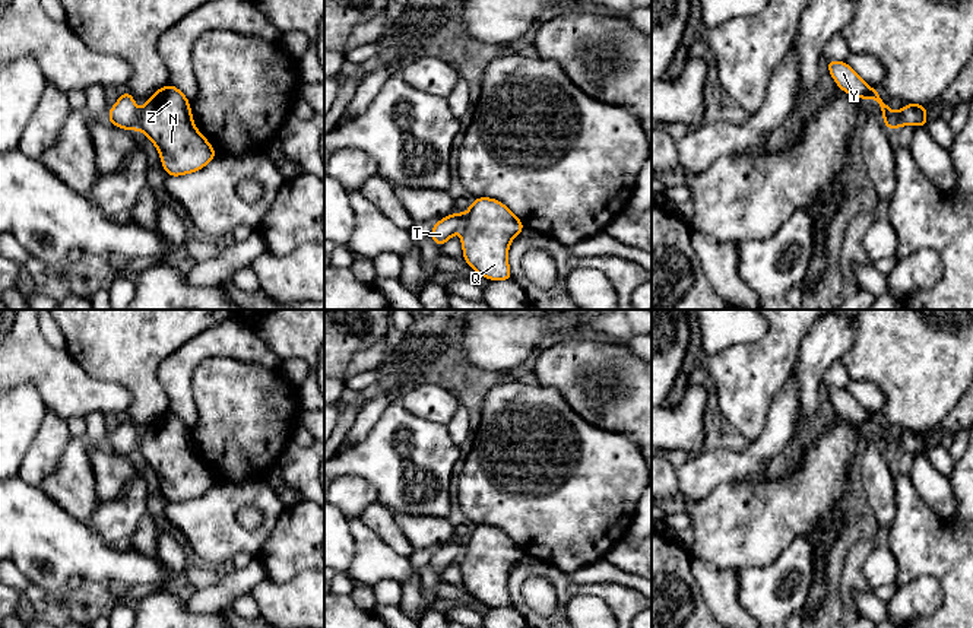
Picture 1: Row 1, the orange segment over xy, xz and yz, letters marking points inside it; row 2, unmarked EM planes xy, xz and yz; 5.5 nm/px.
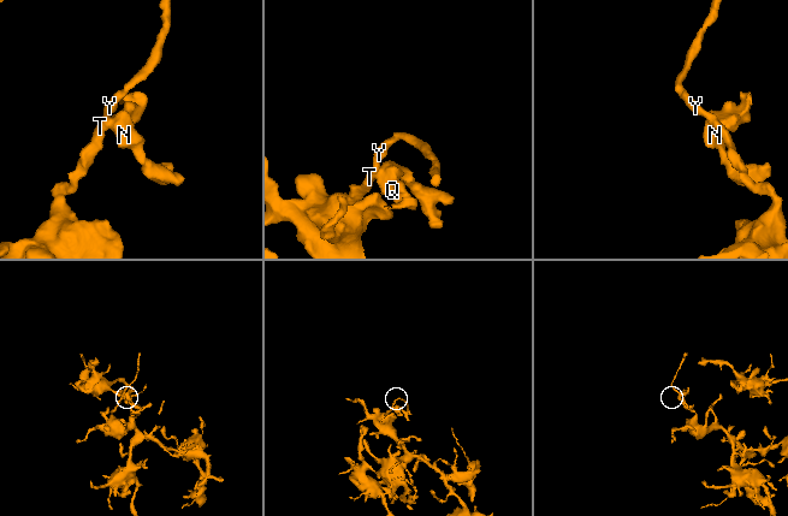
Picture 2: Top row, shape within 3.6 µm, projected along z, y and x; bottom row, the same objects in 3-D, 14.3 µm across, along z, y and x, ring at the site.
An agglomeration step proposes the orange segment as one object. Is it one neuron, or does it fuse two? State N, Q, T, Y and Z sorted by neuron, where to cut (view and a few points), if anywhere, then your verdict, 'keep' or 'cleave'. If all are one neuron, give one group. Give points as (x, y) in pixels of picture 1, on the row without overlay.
groups N Q Z / T Y; cut xy (138, 440), (135, 456); cleave

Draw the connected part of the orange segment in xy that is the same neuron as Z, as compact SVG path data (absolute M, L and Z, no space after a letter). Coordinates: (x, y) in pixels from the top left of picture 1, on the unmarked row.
M171 410L148 425L143 437L137 440L136 457L143 459L156 473L164 497L169 504L196 499L216 485L212 472L194 454L190 428Z

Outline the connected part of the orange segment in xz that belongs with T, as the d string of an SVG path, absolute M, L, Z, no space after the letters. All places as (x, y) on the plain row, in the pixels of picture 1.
M453 539L449 545L440 546L434 551L431 558L431 565L434 567L438 575L449 568L454 559L463 554L463 542Z

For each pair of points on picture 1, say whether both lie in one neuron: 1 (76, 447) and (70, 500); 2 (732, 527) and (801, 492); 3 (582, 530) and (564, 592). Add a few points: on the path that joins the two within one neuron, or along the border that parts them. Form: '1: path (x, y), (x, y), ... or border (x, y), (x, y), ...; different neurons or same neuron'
1: path (75, 460), (72, 487); same neuron
2: path (750, 523), (783, 508); same neuron
3: border (551, 564), (566, 573); different neurons

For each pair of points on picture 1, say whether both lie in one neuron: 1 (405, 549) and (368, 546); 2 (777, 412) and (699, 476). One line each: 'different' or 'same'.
1: different
2: same

